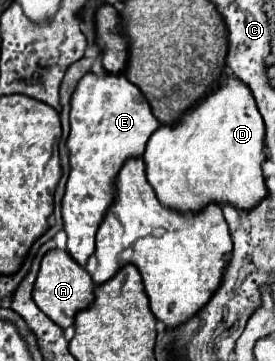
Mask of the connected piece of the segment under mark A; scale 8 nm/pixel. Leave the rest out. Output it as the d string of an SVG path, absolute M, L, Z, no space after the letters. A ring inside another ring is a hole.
M53 249L41 261L41 269L33 289L33 299L53 323L57 323L61 329L67 329L73 327L75 315L93 303L93 289L95 287L91 275L81 265L77 265L67 251Z

